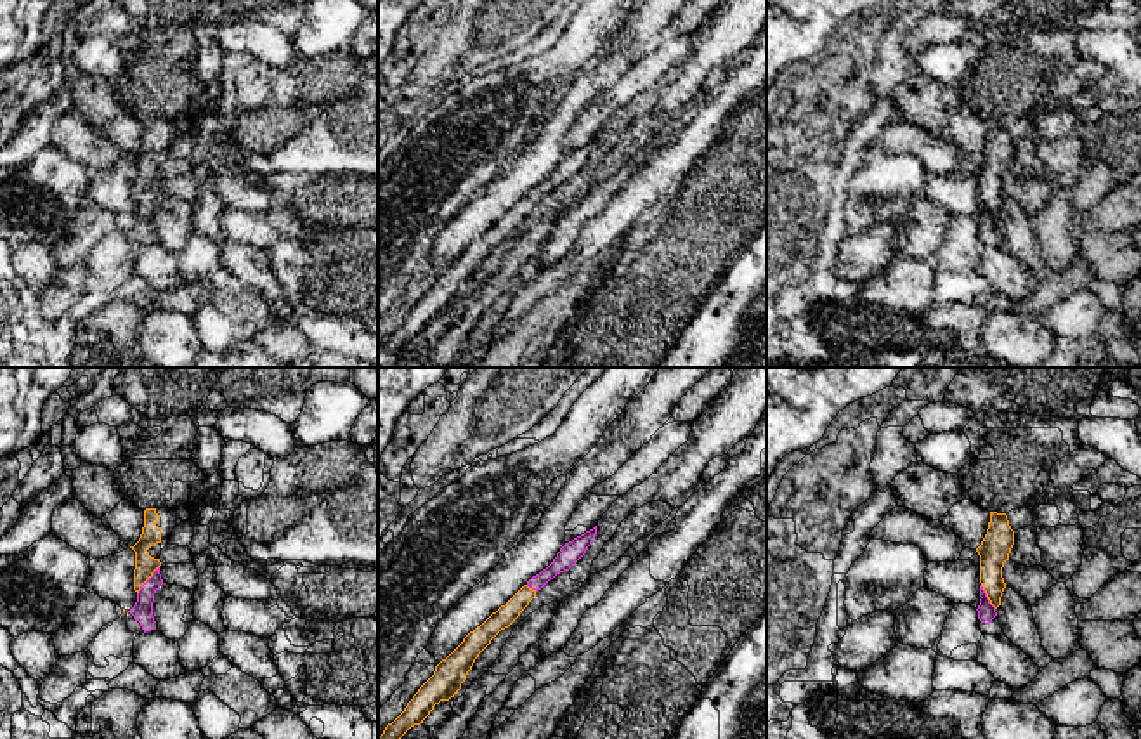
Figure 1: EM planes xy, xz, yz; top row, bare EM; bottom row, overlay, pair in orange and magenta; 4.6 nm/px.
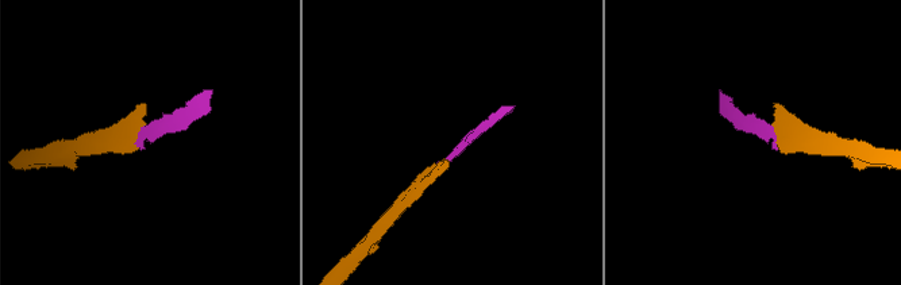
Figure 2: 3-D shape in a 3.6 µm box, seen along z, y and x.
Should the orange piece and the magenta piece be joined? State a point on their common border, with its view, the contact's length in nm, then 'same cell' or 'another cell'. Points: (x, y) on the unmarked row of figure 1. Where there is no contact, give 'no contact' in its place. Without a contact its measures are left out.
contact xy (148, 189); length 170 nm; same cell

